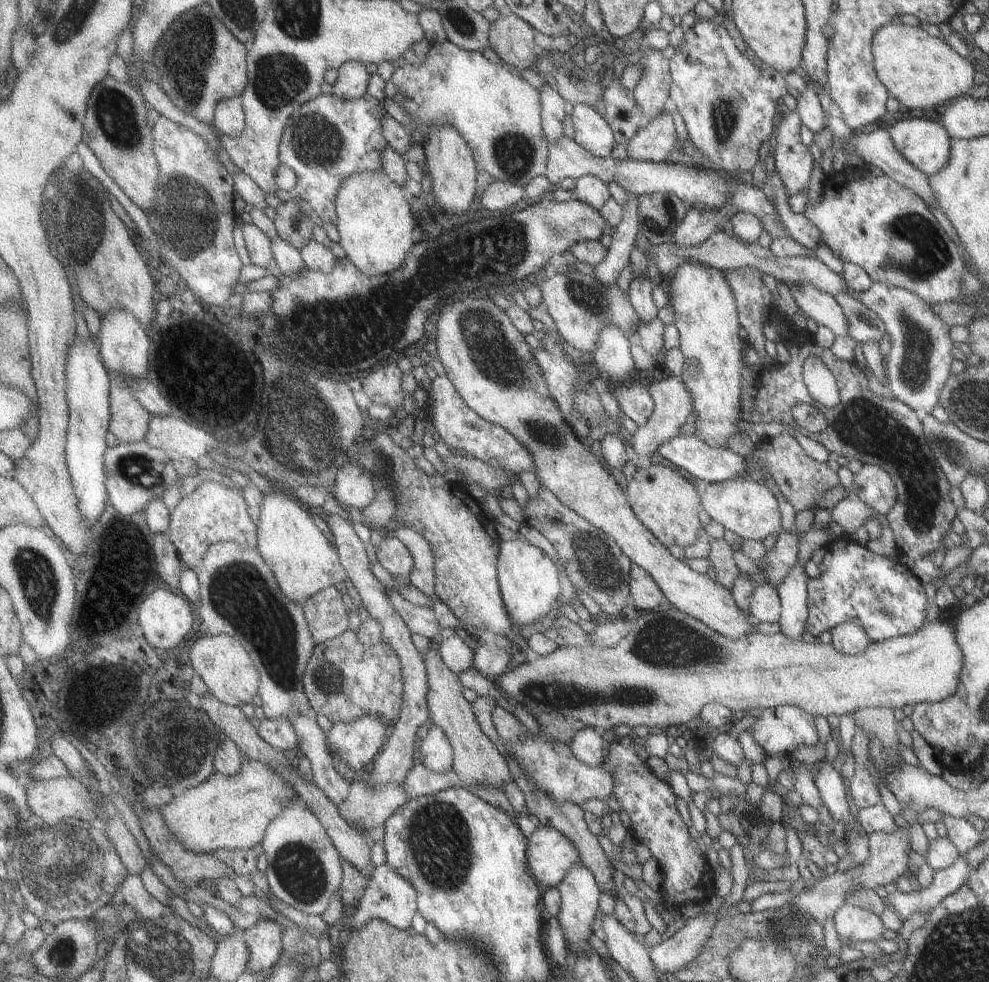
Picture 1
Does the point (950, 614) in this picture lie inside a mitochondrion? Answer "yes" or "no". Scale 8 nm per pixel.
no

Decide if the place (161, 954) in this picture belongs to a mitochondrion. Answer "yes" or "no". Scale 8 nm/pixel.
yes

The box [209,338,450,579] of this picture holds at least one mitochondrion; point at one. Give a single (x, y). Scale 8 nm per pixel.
(292, 444)

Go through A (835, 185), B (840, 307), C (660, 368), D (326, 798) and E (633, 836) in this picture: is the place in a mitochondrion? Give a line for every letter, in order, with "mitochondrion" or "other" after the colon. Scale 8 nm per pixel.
A: other
B: other
C: other
D: other
E: other

